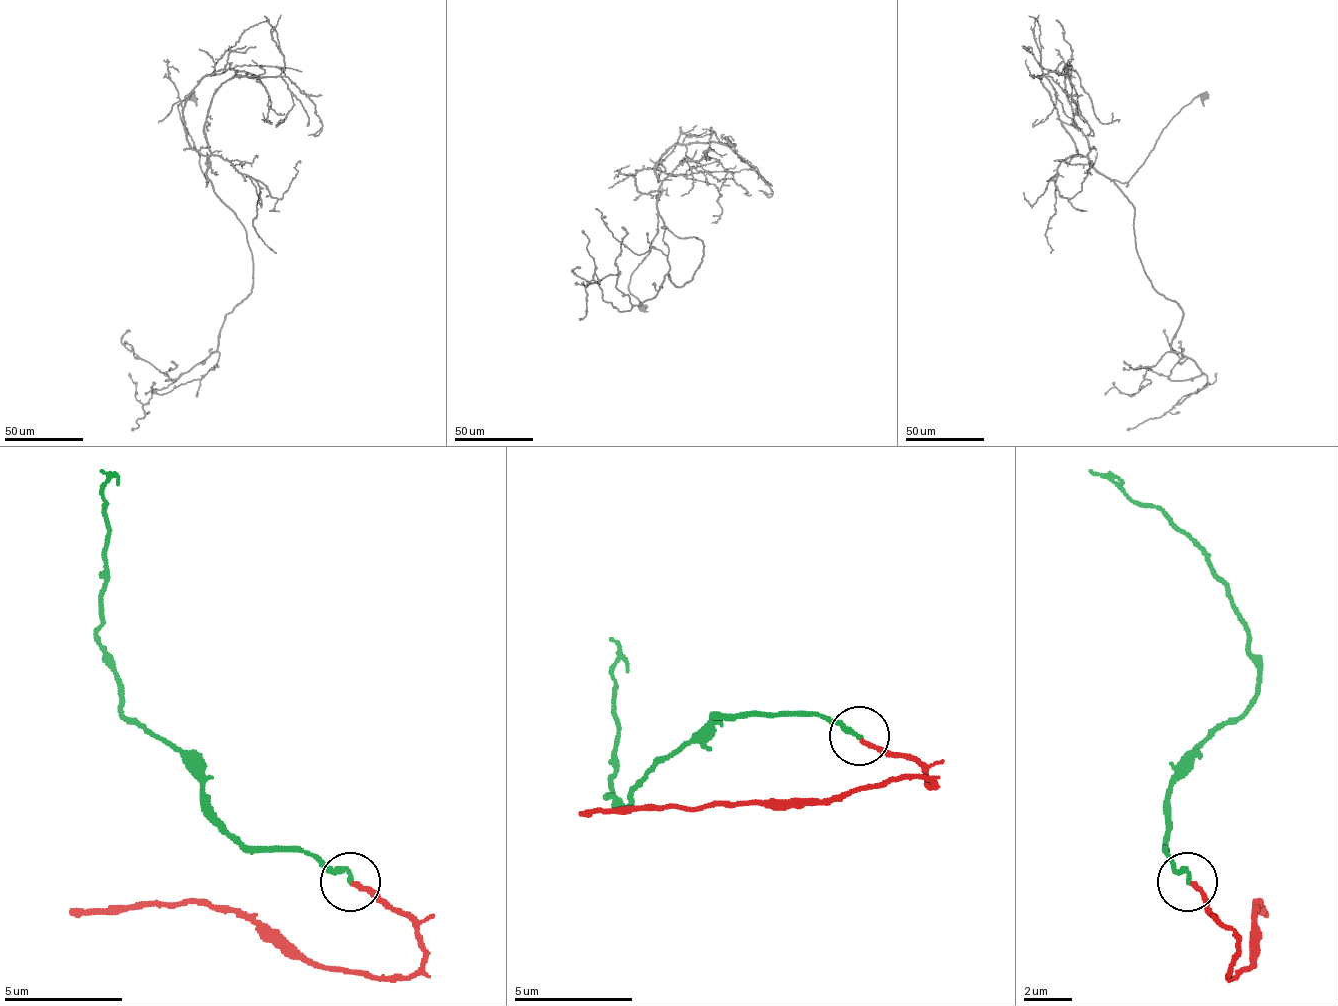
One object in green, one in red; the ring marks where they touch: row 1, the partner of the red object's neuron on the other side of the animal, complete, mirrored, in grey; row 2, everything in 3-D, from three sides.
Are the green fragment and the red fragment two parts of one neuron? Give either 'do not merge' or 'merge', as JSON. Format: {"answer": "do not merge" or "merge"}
{"answer": "merge"}

